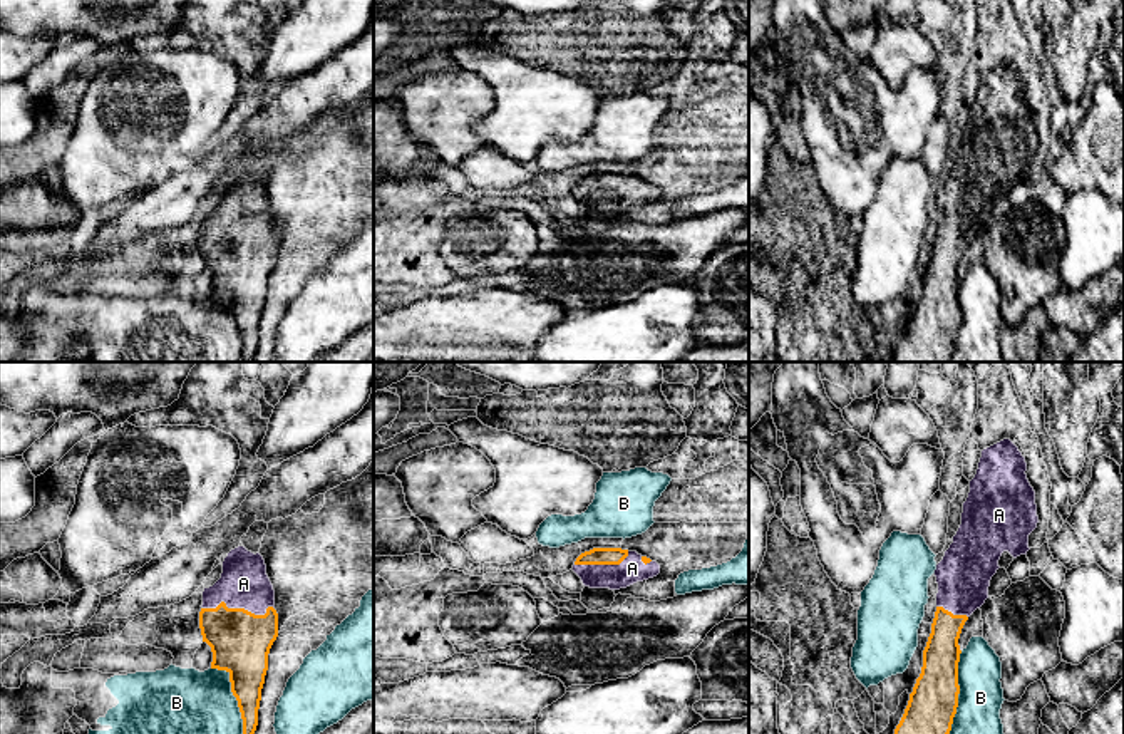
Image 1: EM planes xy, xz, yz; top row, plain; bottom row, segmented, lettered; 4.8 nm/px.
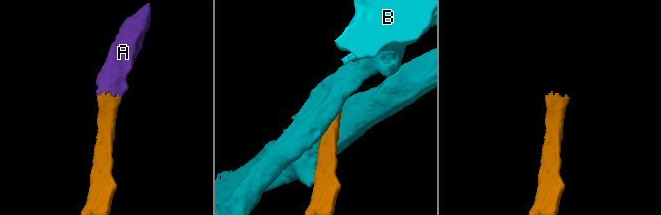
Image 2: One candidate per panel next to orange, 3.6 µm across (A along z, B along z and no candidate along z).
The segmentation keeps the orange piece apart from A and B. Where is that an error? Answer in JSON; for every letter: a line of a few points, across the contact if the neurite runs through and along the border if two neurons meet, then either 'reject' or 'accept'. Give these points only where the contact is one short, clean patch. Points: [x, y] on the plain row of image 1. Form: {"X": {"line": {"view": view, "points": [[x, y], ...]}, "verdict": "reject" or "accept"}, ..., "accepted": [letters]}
{"A": {"line": {"view": "xy", "points": [[240, 265], [240, 233], [243, 208]]}, "verdict": "accept"}, "B": {"verdict": "reject"}, "accepted": ["A"]}

